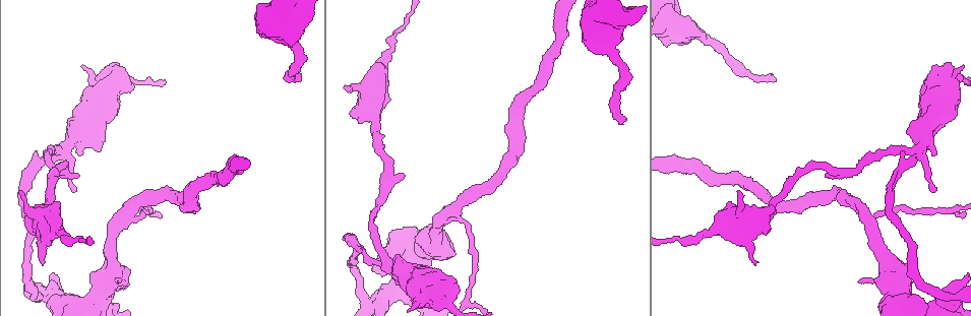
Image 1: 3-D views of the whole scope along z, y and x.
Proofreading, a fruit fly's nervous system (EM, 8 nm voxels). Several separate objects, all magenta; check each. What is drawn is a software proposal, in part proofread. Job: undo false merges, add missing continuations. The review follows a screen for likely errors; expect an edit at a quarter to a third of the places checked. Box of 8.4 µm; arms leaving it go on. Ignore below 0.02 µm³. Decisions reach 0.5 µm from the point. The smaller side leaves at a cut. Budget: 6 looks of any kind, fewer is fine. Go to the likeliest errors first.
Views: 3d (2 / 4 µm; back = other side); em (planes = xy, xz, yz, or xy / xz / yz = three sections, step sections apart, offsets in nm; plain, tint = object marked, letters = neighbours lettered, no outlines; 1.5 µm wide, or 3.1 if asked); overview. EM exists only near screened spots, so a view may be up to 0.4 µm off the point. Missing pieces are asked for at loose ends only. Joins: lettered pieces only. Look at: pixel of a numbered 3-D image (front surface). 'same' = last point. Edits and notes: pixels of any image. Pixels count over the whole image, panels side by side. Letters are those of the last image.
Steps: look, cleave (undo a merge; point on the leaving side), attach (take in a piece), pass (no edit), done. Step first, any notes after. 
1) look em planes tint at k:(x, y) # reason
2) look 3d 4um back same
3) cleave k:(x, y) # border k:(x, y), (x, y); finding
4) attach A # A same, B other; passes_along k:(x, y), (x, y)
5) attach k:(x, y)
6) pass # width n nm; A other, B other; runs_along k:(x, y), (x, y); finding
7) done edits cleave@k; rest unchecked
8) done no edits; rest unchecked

look em xy step 8 tint at 1:(770, 75) # free end

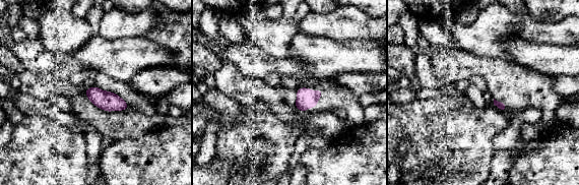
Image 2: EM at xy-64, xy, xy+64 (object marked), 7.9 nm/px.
look em planes tint same

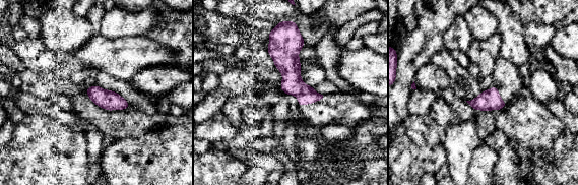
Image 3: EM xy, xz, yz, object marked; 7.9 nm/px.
look em planes letters same

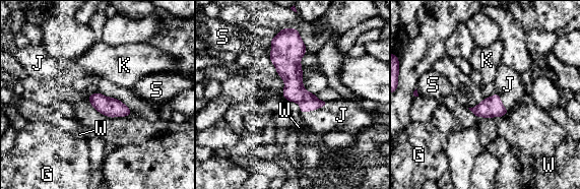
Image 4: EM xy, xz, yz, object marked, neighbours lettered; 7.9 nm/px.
attach J # G other, J same, K other, S other, W other; passes_along 4:(294, 90), (315, 109), (341, 115); it goes on there

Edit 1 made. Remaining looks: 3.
look overview # see it whole again

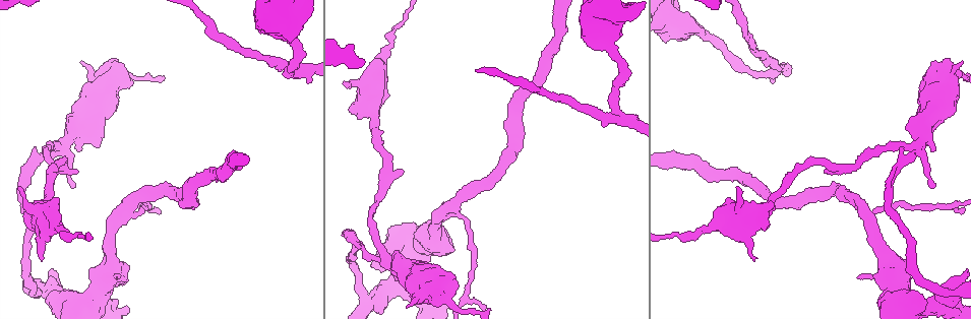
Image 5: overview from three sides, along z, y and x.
look 3d 4um back at 5:(384, 262) # three-way junction

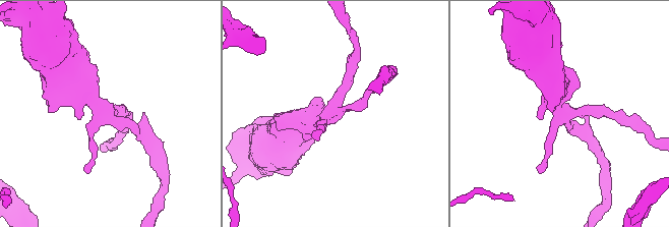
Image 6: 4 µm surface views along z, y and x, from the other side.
look em planes letters at 6:(563, 114)

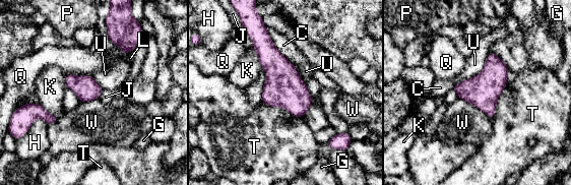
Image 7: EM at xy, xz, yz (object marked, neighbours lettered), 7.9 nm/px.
pass # C other, G other, H other, J other, K other, L other, P other, Q other, T other, U other, W other; one neuron here

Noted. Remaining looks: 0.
done edits attach@4; rest unchecked

